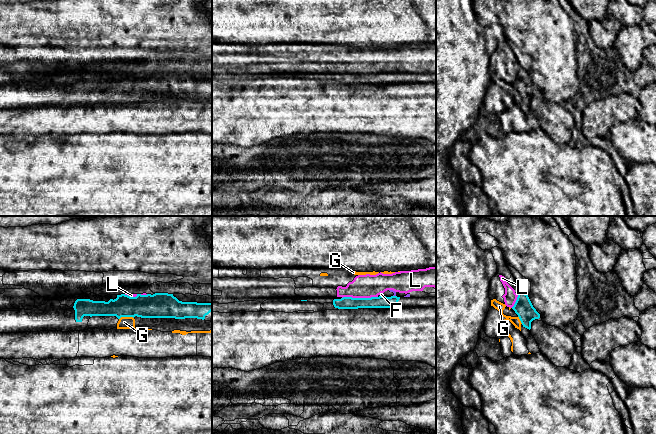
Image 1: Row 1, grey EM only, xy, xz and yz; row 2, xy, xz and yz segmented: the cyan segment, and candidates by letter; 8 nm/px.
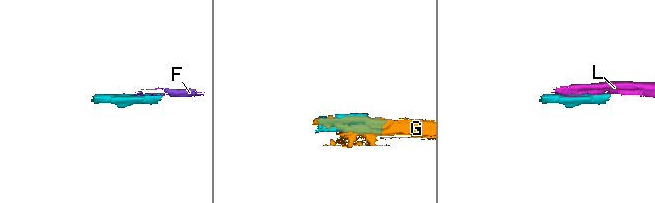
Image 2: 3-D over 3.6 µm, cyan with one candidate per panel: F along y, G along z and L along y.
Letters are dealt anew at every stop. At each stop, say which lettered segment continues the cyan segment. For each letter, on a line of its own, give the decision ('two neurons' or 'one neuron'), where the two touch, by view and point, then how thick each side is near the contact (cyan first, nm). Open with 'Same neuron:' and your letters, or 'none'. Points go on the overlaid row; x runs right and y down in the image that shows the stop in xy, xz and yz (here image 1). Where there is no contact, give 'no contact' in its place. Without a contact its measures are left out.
Same neuron: none
F: two neurons; contact xz (382, 296); calibres 100 and 20 nm
G: two neurons; contact xy (126, 316); calibres 190 and 100 nm
L: two neurons; contact xz (359, 298); calibres 100 and 190 nm

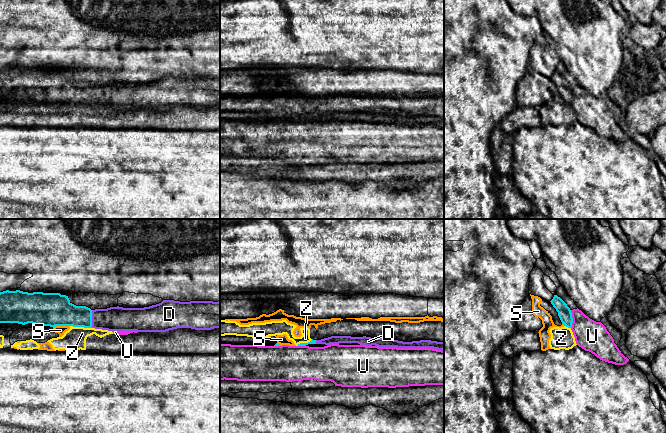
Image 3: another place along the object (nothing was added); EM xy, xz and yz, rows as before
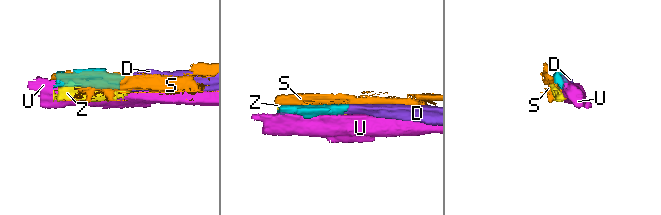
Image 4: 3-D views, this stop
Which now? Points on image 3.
Same neuron: D
D: one neuron; contact xy (91, 319); calibres 220 and 190 nm
S: two neurons; contact xy (61, 325); calibres 280 and 70 nm
U: two neurons; contact yz (572, 319); calibres 110 and 240 nm
Z: two neurons; contact xy (81, 326); calibres 260 and 180 nm

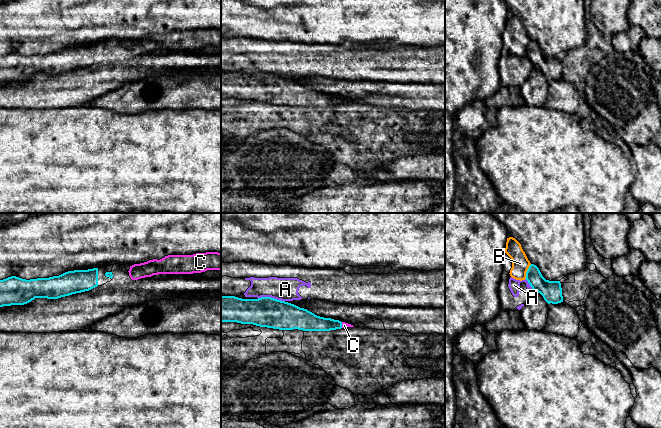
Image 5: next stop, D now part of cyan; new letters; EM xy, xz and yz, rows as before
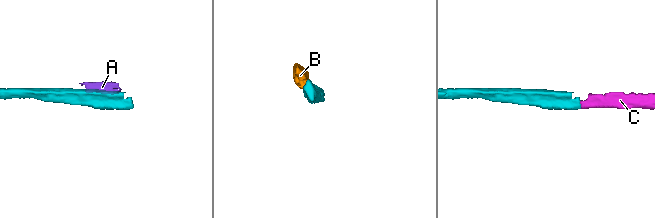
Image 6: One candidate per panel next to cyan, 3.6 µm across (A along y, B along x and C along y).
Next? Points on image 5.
Same neuron: C
A: two neurons; contact xz (270, 297); calibres 240 and 190 nm
B: two neurons; contact yz (527, 271); calibres 160 and 140 nm
C: one neuron; contact xz (341, 325); calibres 140 and 50 nm

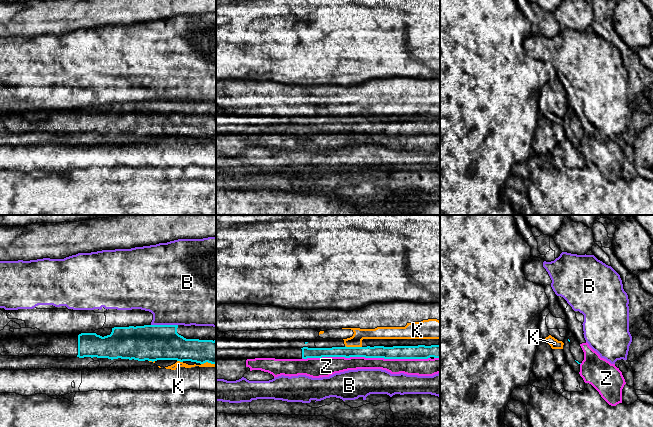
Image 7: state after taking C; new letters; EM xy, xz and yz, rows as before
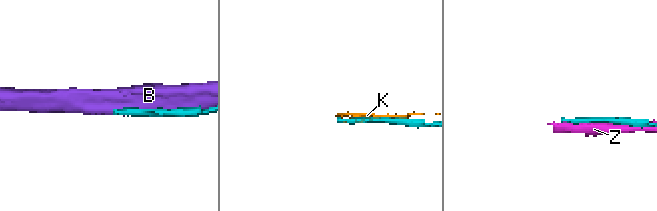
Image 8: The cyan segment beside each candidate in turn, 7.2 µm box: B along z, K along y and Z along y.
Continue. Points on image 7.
Same neuron: none
B: two neurons; contact xy (164, 325); calibres 280 and 460 nm
K: two neurons; contact xz (353, 347); calibres 100 and 100 nm
Z: two neurons; contact xz (366, 357); calibres 110 and 130 nm

